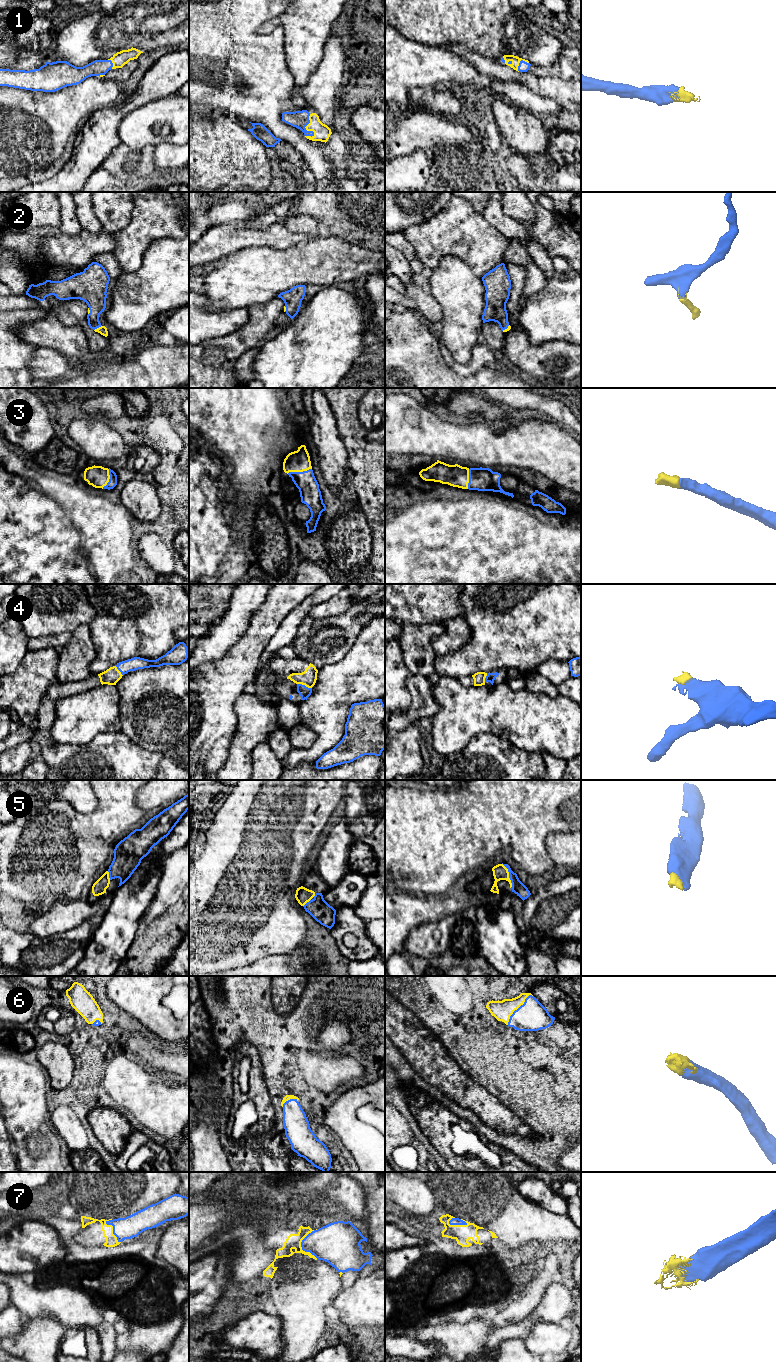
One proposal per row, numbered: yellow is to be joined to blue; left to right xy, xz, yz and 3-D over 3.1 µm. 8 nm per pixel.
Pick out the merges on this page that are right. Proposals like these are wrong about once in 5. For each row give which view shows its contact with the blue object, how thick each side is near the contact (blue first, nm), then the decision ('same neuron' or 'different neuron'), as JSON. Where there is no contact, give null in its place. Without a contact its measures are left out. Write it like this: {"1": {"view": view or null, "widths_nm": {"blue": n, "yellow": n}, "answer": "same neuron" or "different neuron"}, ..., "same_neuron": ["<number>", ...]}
{"1": {"view": "xz", "widths_nm": {"blue": 140, "yellow": 140}, "answer": "same neuron"}, "2": {"view": "xy", "widths_nm": {"blue": 180, "yellow": 70}, "answer": "same neuron"}, "3": {"view": "xz", "widths_nm": {"blue": 170, "yellow": 180}, "answer": "same neuron"}, "4": {"view": "xz", "widths_nm": {"blue": 90, "yellow": 130}, "answer": "same neuron"}, "5": {"view": "yz", "widths_nm": {"blue": 100, "yellow": 120}, "answer": "same neuron"}, "6": {"view": "yz", "widths_nm": {"blue": 240, "yellow": 160}, "answer": "same neuron"}, "7": {"view": "xz", "widths_nm": {"blue": 300, "yellow": 120}, "answer": "same neuron"}, "same_neuron": ["1", "2", "3", "4", "5", "6", "7"]}

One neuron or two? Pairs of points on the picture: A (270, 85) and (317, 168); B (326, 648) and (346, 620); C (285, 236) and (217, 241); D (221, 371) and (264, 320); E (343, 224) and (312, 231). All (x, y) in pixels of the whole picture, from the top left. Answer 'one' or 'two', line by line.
A: one
B: one
C: one
D: one
E: two

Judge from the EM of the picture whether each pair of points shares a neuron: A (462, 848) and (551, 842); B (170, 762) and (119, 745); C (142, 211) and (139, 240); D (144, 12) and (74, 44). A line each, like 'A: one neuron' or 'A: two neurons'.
A: two neurons
B: two neurons
C: one neuron
D: one neuron

